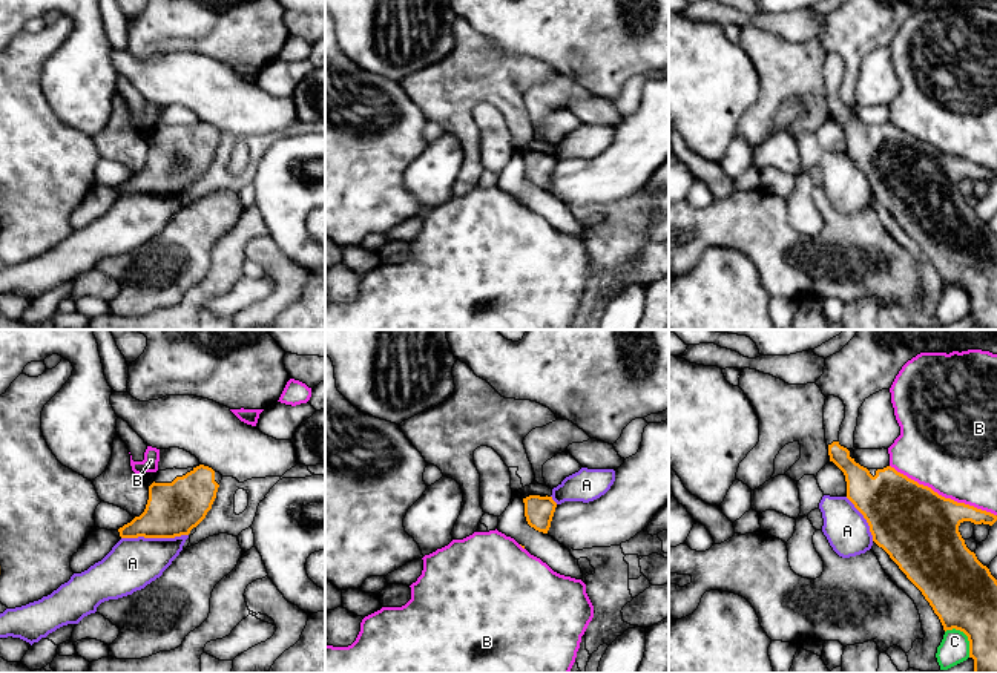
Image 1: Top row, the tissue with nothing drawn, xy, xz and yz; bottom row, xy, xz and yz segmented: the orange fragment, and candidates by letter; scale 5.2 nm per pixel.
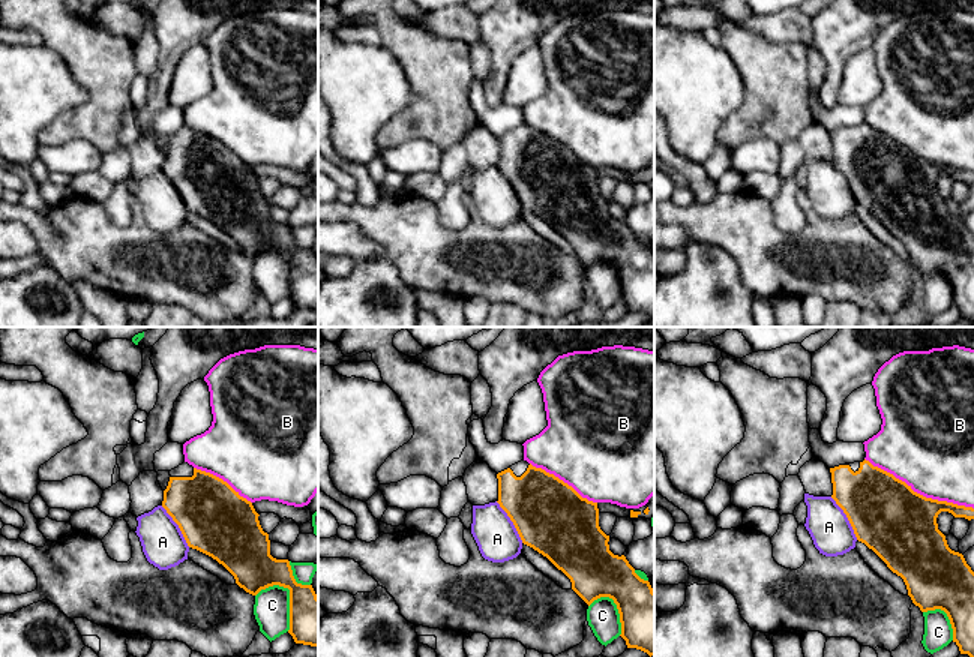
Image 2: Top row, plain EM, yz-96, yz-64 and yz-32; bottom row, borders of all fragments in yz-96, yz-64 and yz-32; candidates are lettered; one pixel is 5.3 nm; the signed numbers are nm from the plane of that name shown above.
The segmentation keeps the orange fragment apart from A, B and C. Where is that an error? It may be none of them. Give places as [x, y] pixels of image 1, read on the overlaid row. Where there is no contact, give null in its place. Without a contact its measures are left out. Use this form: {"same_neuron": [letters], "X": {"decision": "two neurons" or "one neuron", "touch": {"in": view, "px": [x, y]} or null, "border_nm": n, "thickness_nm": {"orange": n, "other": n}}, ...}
{"same_neuron": [], "A": {"decision": "two neurons", "touch": {"in": "xy", "px": [154, 537]}, "border_nm": 360, "thickness_nm": {"orange": 280, "other": 260}}, "B": {"decision": "two neurons", "touch": {"in": "yz", "px": [944, 497]}, "border_nm": 600, "thickness_nm": {"orange": 420, "other": 460}}, "C": {"decision": "two neurons", "touch": {"in": "yz", "px": [967, 635]}, "border_nm": 200, "thickness_nm": {"orange": 360, "other": 160}}}

